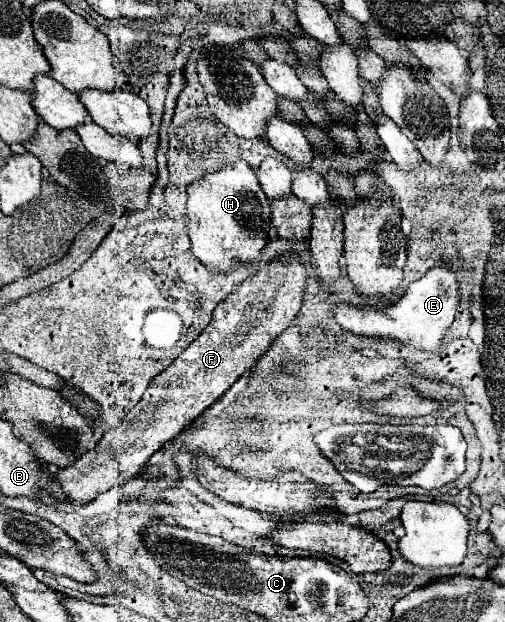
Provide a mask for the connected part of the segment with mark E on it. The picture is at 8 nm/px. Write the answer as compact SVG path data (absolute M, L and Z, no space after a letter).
M440 265L440 267L430 269L422 279L414 281L404 291L402 299L396 305L394 319L378 309L356 309L350 305L338 305L338 307L332 307L332 311L336 313L340 327L350 331L352 335L372 339L384 345L396 343L396 345L414 347L420 351L436 351L442 345L442 339L454 321L458 295L460 293L458 293L458 285L456 285L456 277L452 269Z

